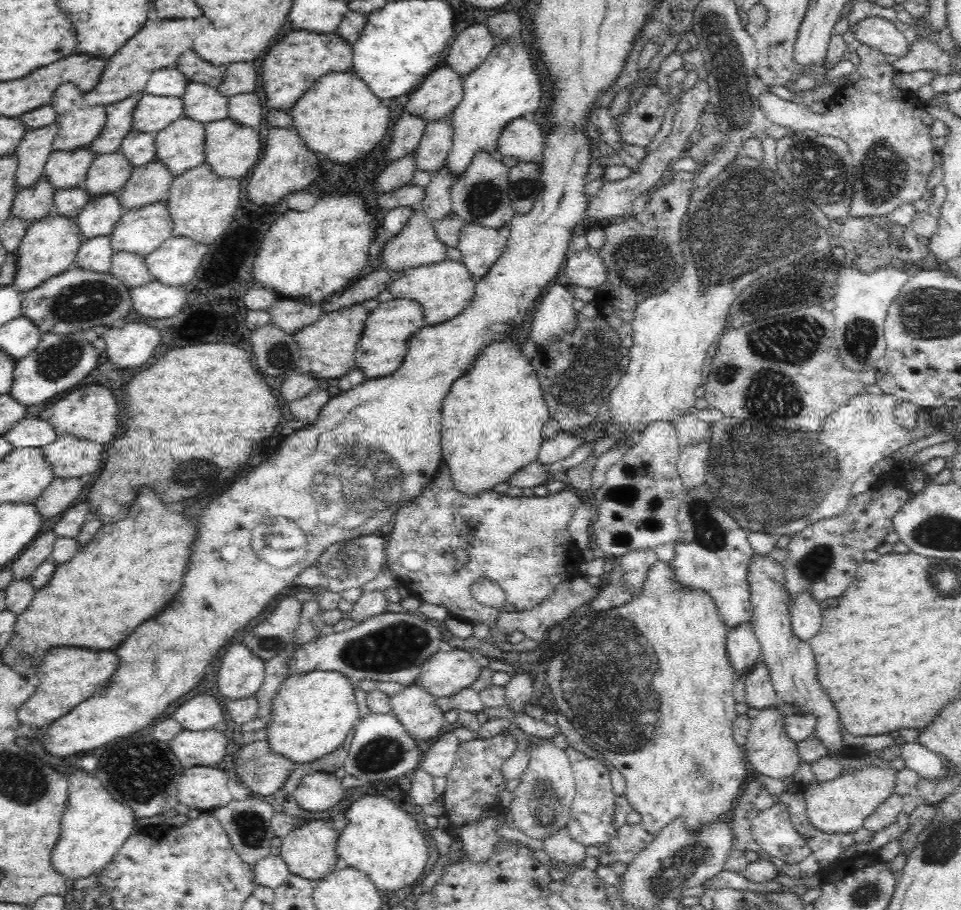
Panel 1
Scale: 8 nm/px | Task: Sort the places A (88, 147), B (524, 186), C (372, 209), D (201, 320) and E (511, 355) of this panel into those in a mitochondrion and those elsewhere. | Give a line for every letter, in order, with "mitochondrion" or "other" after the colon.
A: other
B: mitochondrion
C: other
D: other
E: other

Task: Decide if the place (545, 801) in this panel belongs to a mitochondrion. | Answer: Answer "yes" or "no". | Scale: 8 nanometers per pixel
yes

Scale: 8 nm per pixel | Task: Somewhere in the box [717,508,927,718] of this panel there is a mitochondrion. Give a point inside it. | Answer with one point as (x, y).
(811, 568)

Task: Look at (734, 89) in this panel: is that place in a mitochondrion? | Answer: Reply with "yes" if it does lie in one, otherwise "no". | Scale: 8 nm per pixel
yes

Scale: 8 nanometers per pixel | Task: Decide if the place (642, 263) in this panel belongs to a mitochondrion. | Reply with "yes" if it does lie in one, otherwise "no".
yes

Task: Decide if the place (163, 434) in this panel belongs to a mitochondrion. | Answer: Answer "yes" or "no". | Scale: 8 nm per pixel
no

